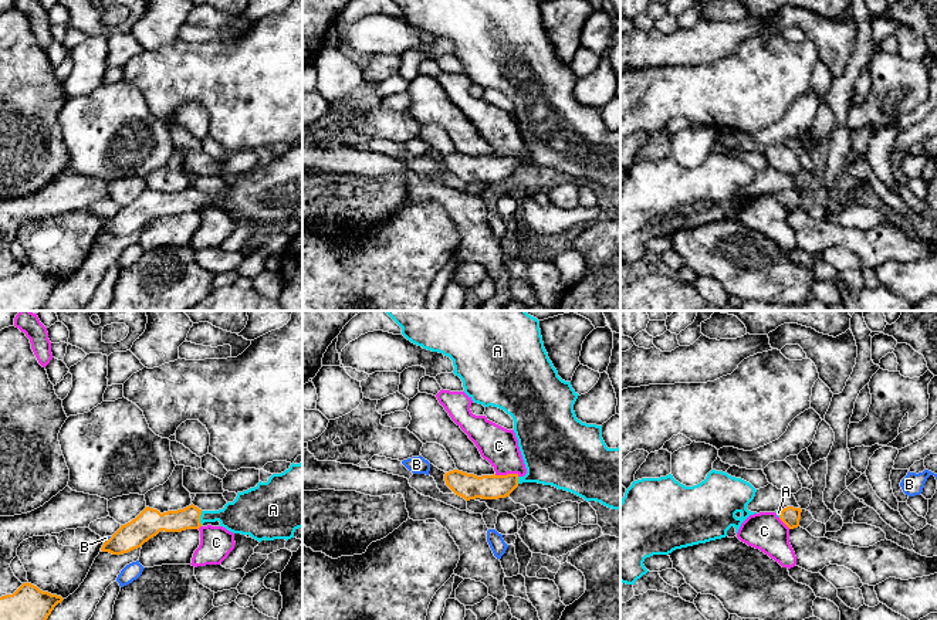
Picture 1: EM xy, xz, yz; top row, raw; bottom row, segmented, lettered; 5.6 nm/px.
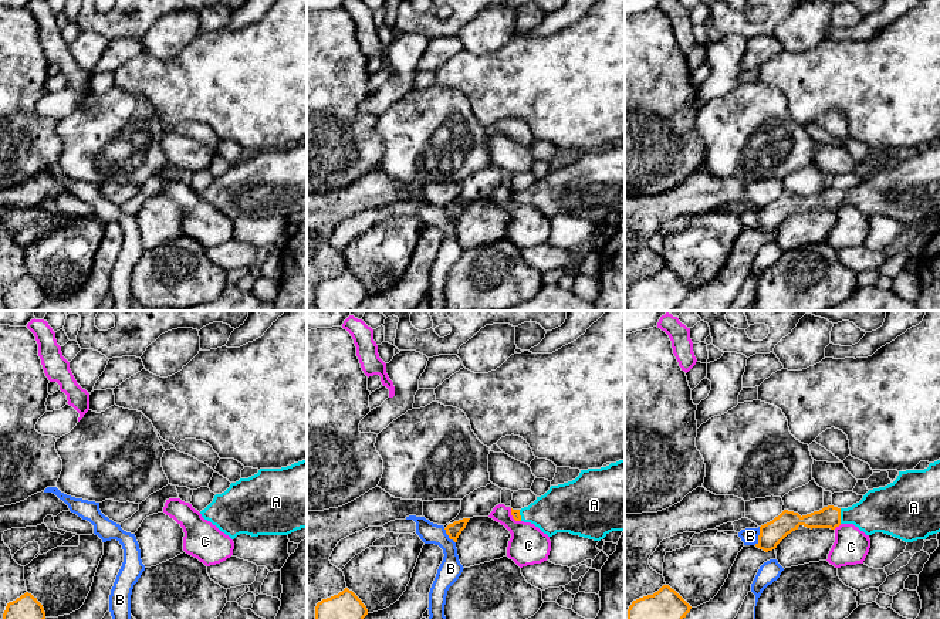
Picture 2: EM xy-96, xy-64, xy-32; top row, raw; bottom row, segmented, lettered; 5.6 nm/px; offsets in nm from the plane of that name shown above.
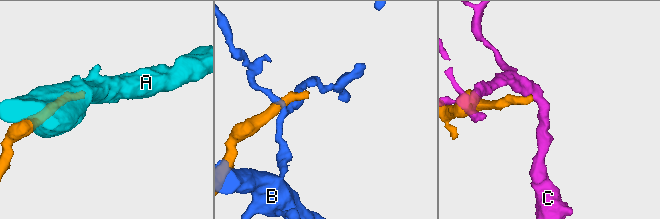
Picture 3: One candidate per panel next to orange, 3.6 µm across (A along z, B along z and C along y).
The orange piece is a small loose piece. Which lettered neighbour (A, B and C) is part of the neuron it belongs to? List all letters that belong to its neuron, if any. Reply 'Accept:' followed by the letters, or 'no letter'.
Accept: A

